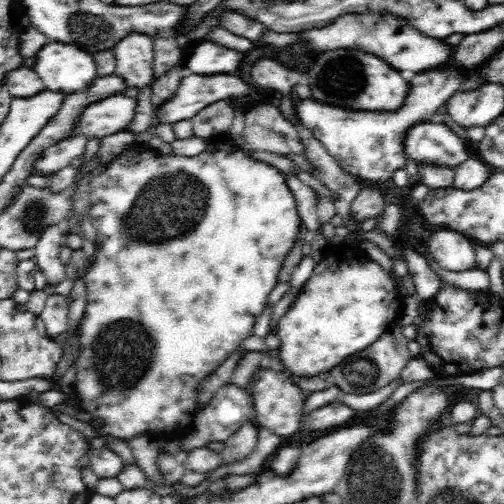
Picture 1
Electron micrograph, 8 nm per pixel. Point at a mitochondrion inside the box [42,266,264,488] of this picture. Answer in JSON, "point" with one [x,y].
{"point":[124,349]}

